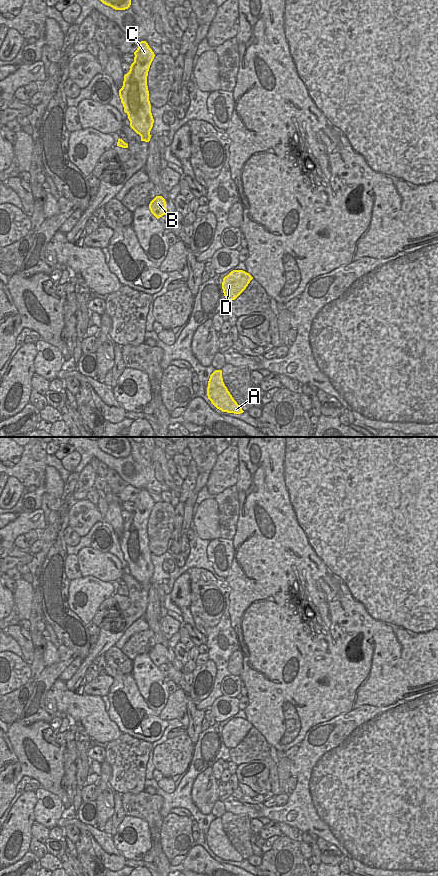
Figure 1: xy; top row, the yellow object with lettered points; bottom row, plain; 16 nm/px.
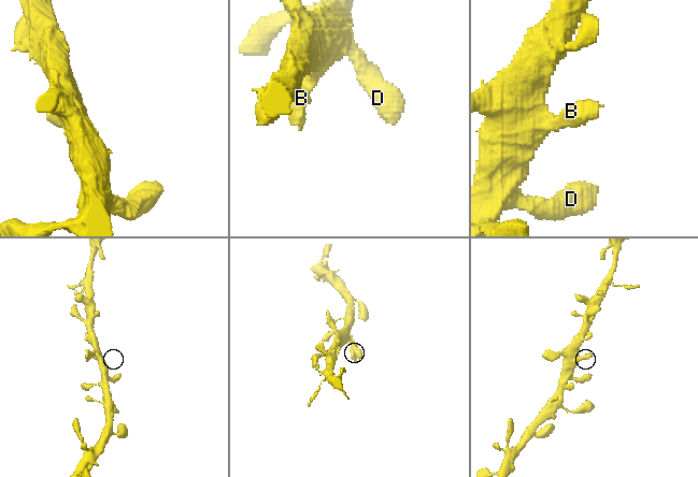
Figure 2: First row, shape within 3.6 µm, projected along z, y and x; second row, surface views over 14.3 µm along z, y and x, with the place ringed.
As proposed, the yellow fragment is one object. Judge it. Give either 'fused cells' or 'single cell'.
single cell

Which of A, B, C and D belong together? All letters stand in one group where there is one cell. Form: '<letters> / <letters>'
A B C D

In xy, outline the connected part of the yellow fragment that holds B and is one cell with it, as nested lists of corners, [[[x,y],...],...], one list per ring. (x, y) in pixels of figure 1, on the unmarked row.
[[[156,644],[149,652],[151,661],[159,667],[167,662],[166,649],[162,644]]]

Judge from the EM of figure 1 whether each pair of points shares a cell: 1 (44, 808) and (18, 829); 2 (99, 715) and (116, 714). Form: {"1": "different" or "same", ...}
{"1": "different", "2": "different"}

